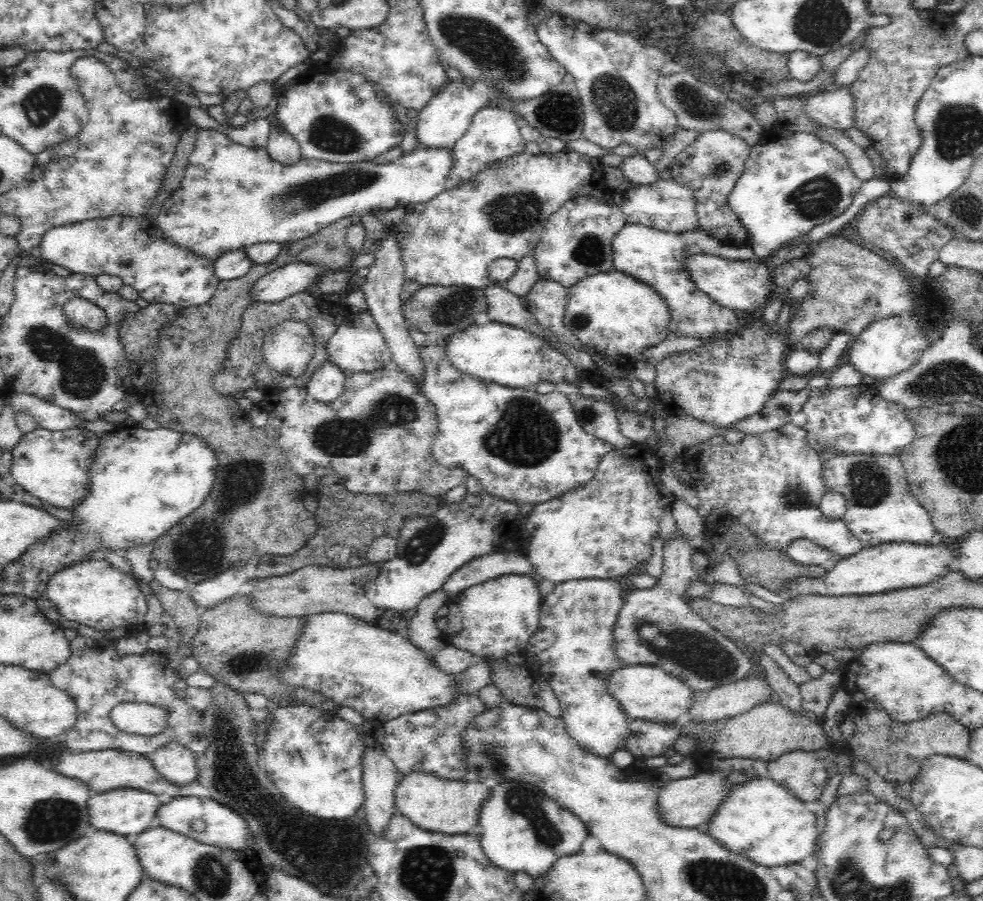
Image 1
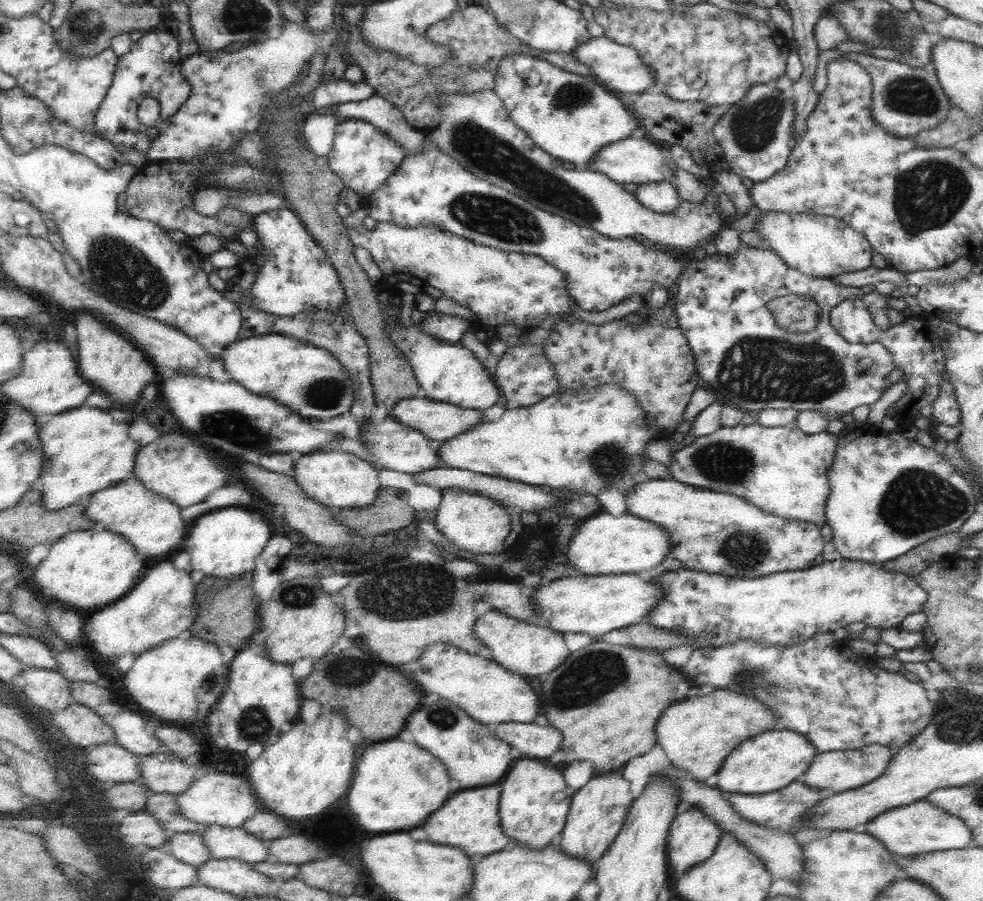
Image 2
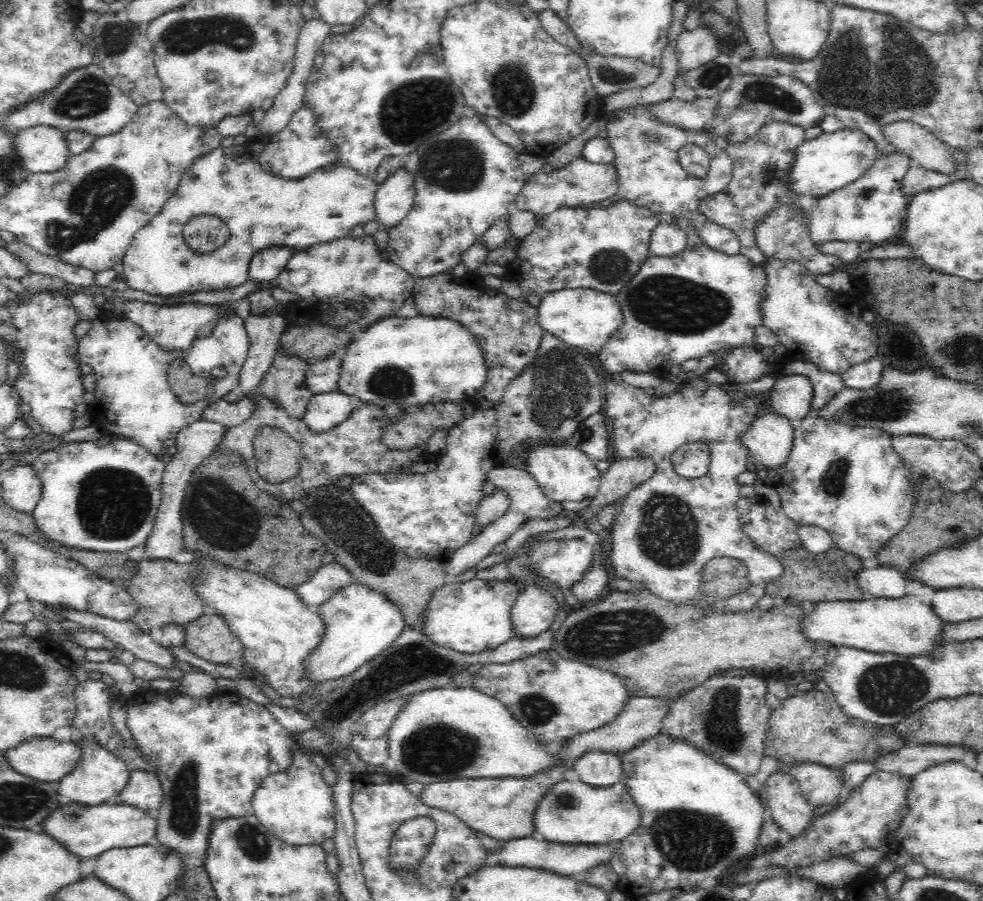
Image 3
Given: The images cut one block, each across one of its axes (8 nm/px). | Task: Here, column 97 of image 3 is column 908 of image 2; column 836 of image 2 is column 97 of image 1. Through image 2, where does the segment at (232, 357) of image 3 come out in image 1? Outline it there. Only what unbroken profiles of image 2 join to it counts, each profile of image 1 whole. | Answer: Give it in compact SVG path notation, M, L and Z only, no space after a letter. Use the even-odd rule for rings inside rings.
M70 298L64 304L64 316L74 332L94 334L94 332L106 330L106 326L108 326L106 312L100 306L88 302L84 298Z

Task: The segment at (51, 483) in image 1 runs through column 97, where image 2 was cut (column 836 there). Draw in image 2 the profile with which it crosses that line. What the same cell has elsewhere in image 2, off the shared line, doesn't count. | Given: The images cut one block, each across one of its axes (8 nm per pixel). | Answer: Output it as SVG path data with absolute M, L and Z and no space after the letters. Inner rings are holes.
M739 422L733 428L719 428L707 436L695 438L685 448L679 448L673 454L673 460L669 464L669 478L703 490L709 488L711 492L737 494L737 496L741 494L741 498L745 498L747 502L751 502L753 506L769 514L789 518L789 520L813 522L821 528L825 524L825 502L831 492L829 468L837 454L839 440L841 436L829 434L827 430L821 434L805 434L797 426L763 428L757 422L751 426L743 426Z

